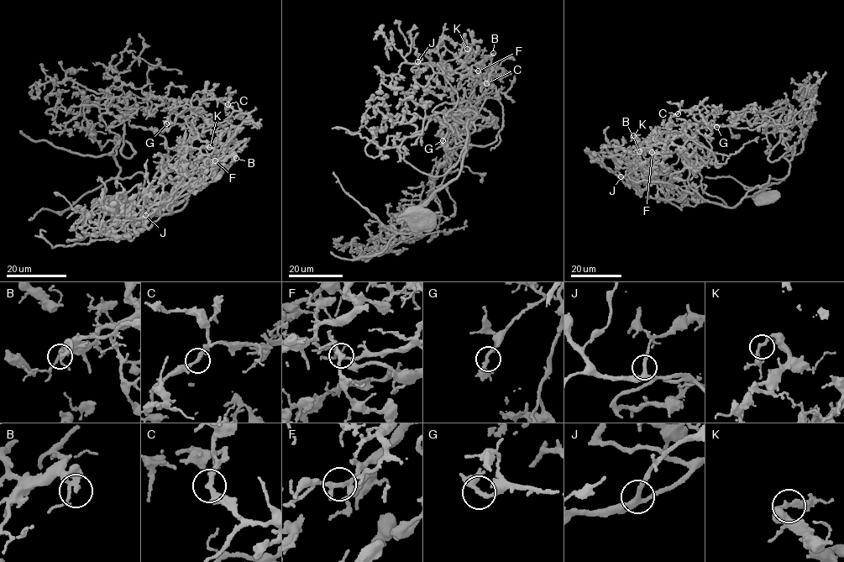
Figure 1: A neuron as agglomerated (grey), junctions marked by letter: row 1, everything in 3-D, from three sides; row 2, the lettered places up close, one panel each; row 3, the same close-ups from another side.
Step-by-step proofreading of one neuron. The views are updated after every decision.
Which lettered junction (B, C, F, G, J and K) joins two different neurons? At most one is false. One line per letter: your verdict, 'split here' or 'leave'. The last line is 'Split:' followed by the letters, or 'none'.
B: leave
C: leave
F: leave
G: leave
J: leave
K: leave
Split: none

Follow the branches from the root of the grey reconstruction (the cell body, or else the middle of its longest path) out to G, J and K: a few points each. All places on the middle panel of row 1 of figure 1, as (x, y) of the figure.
G: (422, 216), (421, 206), (459, 172), (466, 125), (475, 118), (469, 123), (456, 116), (458, 124), (442, 140)
J: (422, 216), (421, 206), (459, 172), (475, 118), (457, 144), (443, 117), (456, 91), (417, 61)
K: (422, 216), (421, 206), (459, 172), (466, 125), (474, 120), (456, 120), (463, 61), (473, 50), (467, 49)

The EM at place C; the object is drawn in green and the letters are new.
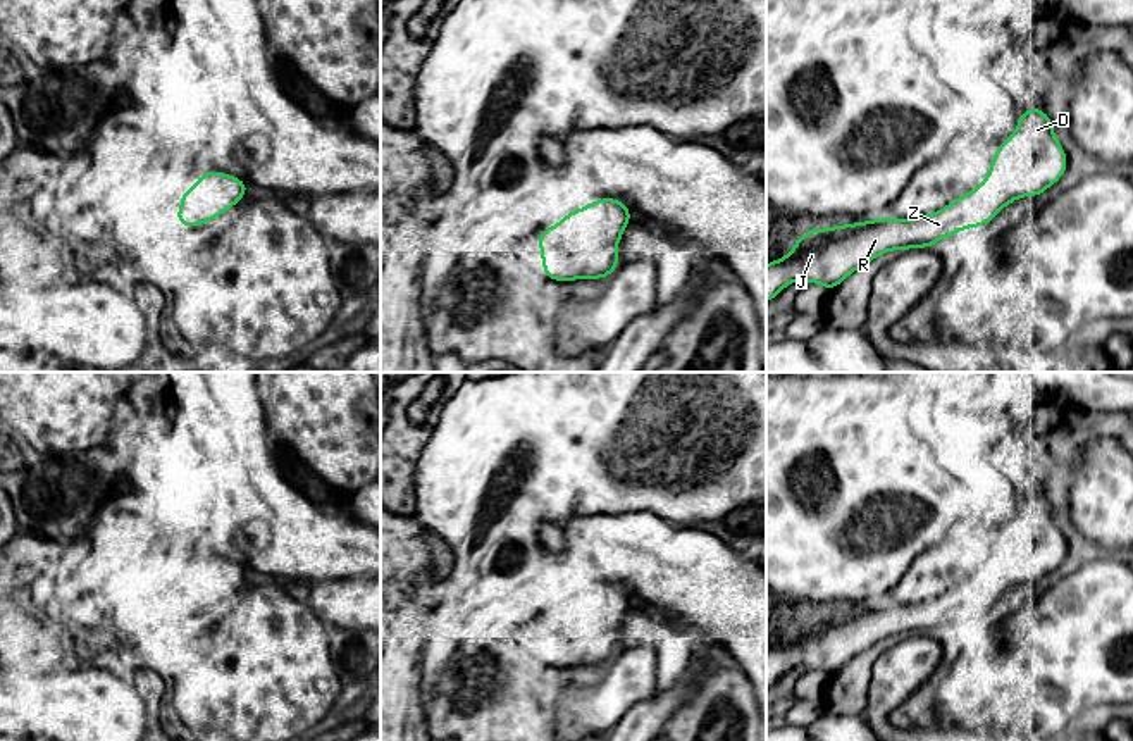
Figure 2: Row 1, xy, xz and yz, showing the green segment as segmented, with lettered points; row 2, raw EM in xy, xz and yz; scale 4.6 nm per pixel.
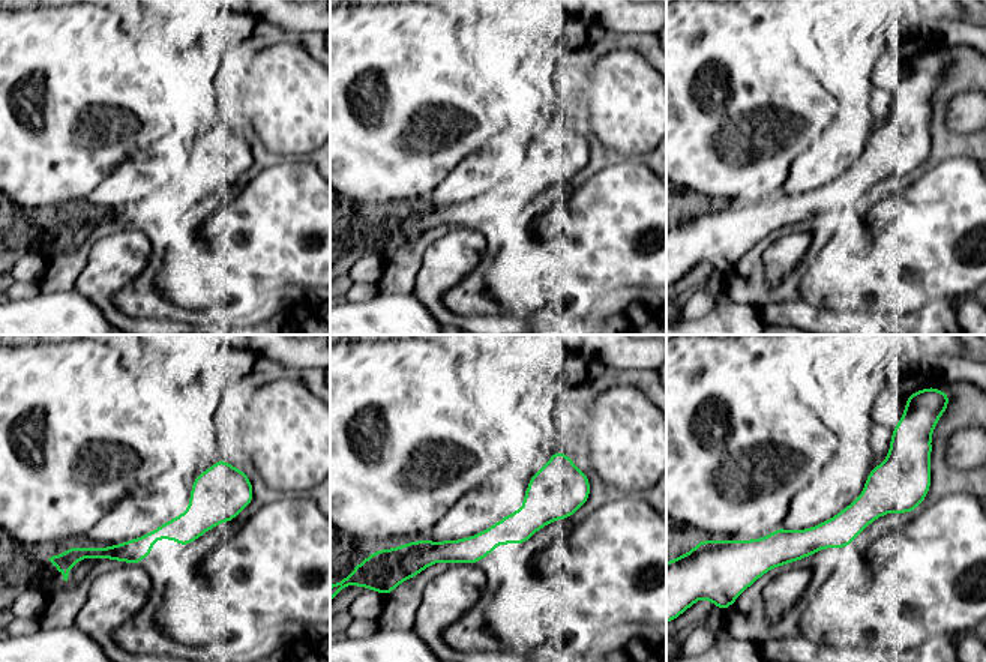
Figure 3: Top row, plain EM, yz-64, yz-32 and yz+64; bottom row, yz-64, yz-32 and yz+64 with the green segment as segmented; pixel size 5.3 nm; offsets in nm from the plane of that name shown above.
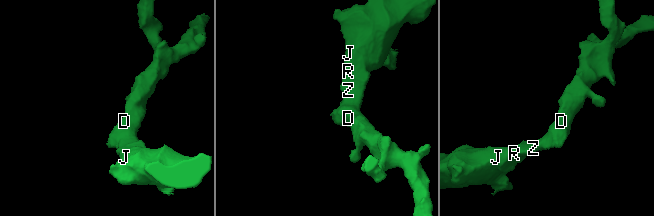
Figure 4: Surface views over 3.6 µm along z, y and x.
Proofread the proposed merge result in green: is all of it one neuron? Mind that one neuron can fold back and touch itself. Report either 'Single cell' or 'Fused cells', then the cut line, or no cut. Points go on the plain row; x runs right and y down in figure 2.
Single cell. No split

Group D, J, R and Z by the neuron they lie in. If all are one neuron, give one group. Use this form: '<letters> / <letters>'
D J R Z

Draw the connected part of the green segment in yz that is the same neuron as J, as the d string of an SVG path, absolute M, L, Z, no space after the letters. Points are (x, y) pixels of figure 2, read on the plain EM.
M1042 495L1021 498L1016 517L999 531L980 572L937 598L802 619L783 644L766 651L766 689L794 667L832 677L882 639L930 634L957 617L985 613L1016 584L1040 582L1068 555L1068 541L1052 515L1054 508Z

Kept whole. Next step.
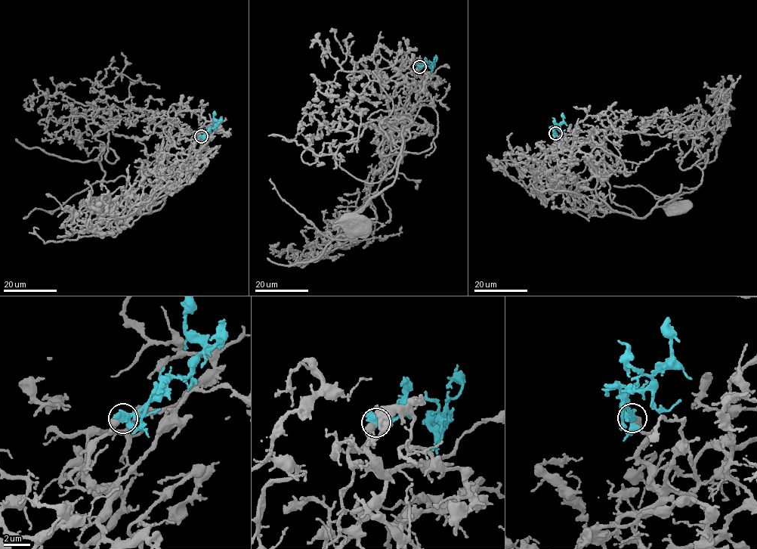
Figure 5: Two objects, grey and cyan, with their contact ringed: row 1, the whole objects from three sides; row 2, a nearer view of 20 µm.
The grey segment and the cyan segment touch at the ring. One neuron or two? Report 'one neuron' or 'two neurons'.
one neuron

